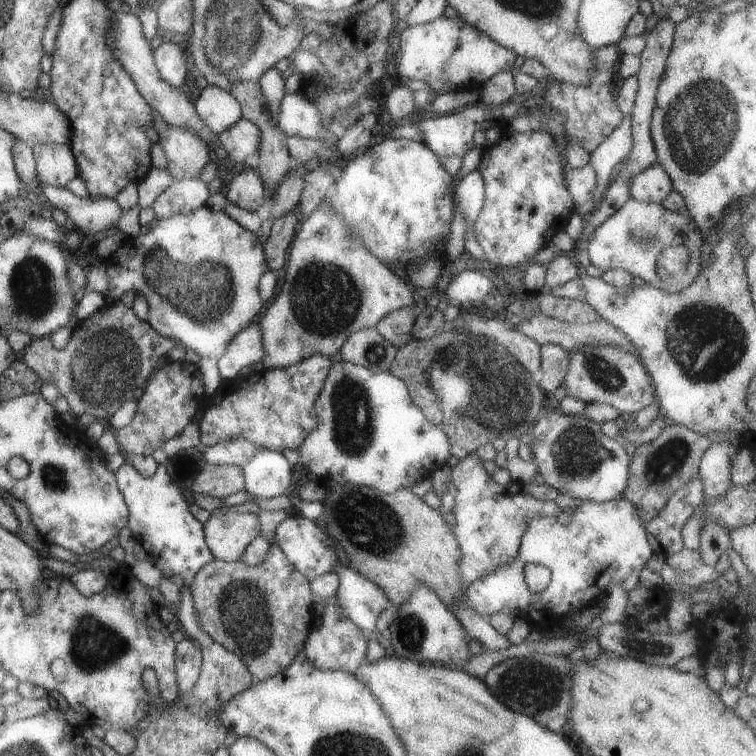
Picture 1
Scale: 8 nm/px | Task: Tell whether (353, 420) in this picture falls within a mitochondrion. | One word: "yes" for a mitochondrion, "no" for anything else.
yes

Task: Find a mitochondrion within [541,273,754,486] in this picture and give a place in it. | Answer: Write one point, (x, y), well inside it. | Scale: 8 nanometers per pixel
(706, 343)

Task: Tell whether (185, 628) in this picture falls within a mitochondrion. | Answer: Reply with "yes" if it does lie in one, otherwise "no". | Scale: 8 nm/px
no

